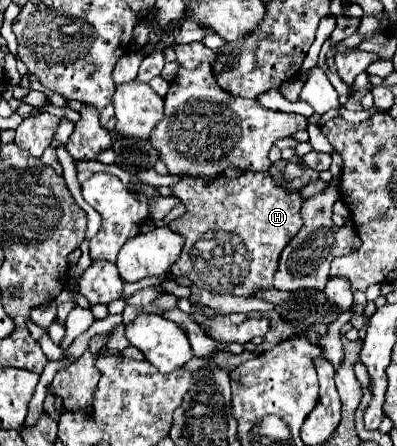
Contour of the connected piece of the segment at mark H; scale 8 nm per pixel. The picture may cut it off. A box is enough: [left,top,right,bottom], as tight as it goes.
[170,172,302,296]

